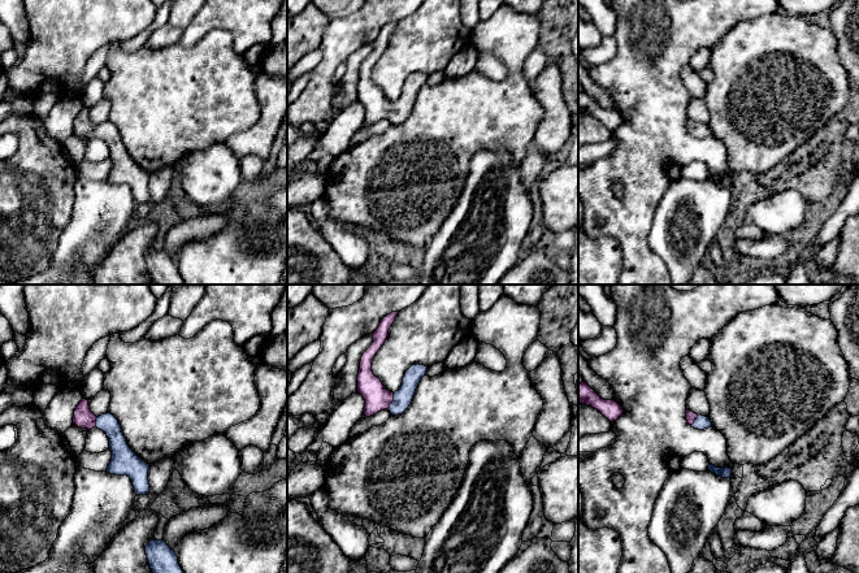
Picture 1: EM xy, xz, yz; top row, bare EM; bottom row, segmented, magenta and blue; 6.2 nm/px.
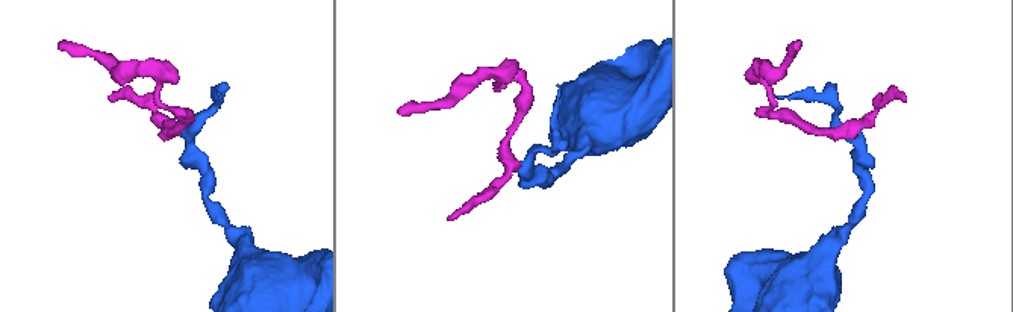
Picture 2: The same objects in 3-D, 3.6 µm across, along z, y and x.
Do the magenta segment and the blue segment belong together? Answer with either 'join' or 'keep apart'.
join

